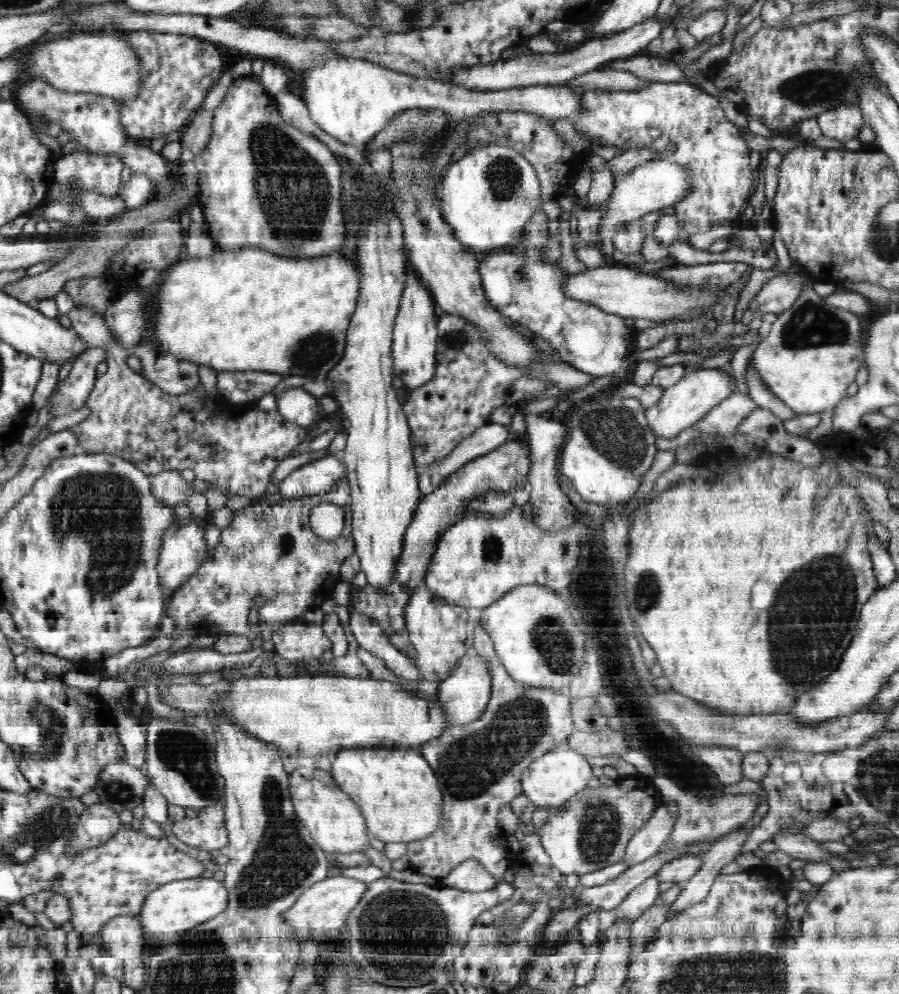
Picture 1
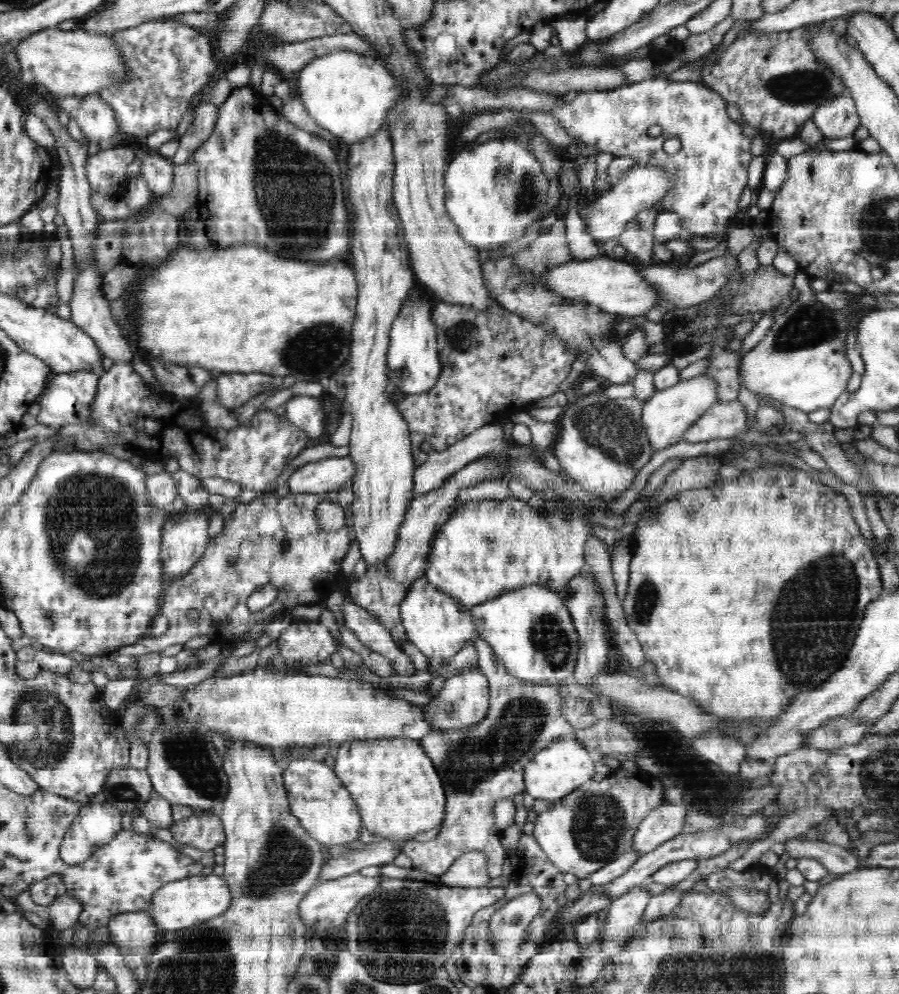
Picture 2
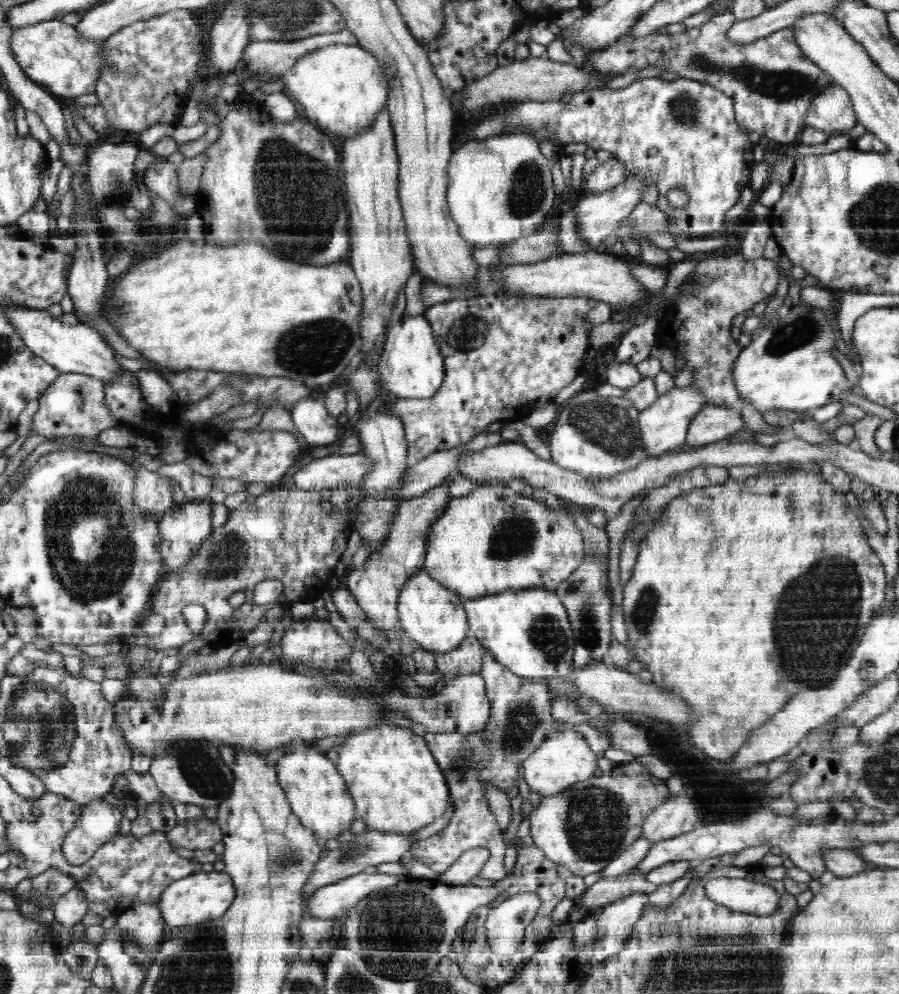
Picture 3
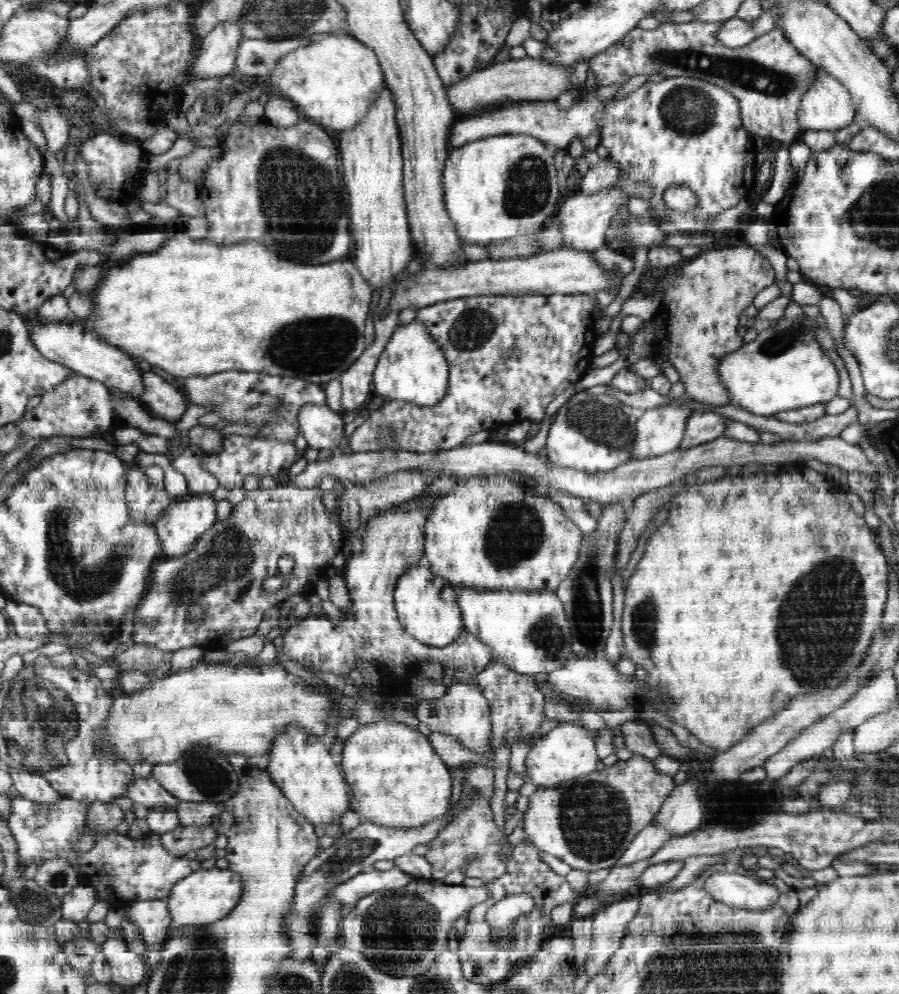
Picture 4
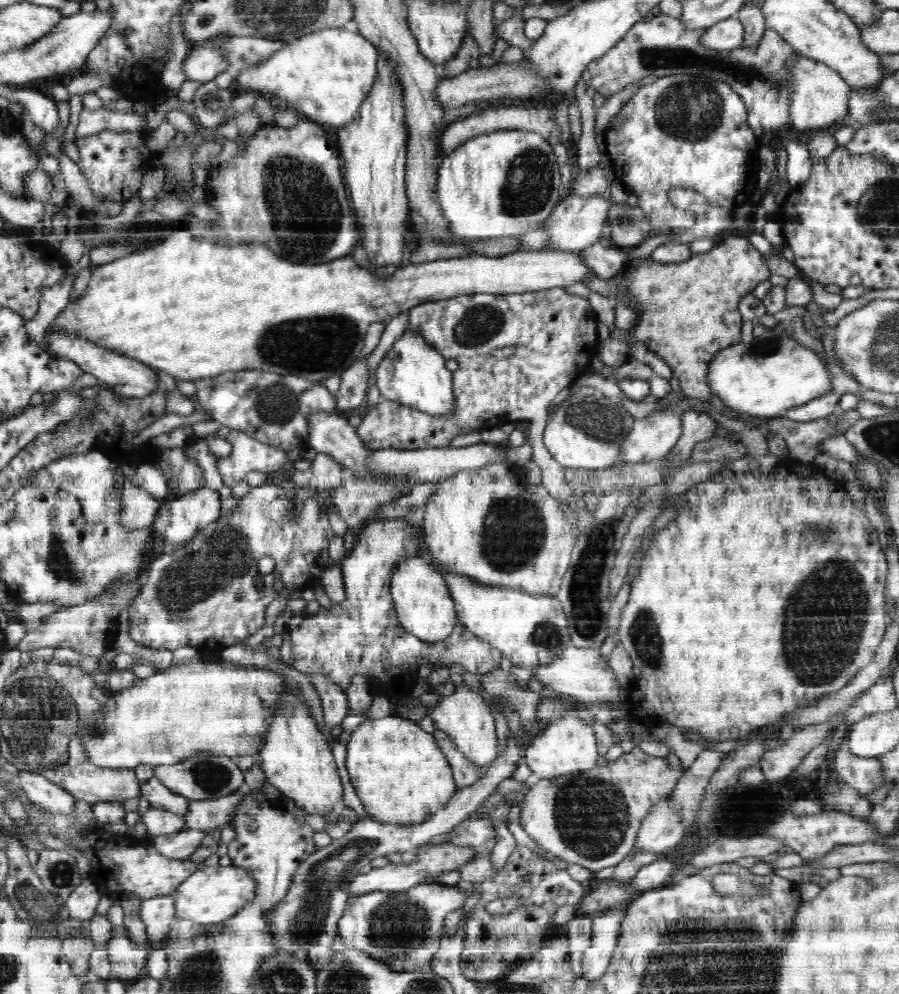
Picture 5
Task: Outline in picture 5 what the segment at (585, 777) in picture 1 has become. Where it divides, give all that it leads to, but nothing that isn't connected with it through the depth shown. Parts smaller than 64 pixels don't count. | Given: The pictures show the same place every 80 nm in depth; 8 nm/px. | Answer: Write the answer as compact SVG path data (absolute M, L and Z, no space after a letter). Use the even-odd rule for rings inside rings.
M570 712L568 716L560 716L548 722L547 727L530 742L524 760L538 778L548 780L564 774L590 770L597 765L598 757L594 729Z

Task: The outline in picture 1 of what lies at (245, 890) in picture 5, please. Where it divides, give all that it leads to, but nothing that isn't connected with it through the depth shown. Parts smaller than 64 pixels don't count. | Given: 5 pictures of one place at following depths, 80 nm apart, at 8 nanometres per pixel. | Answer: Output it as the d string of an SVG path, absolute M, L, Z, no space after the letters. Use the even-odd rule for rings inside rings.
M198 876L198 878L173 880L153 890L146 896L138 915L145 938L152 944L162 944L164 947L174 941L172 940L174 934L190 930L224 912L228 901L229 896L222 881L216 881L214 877Z

